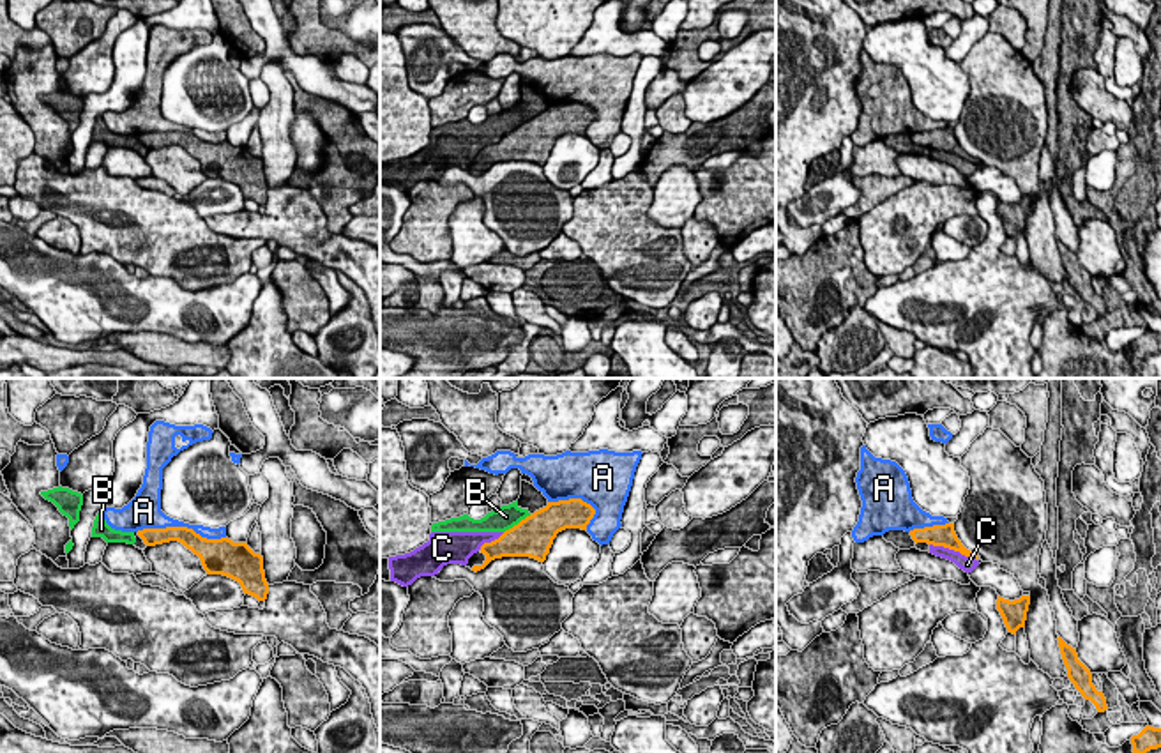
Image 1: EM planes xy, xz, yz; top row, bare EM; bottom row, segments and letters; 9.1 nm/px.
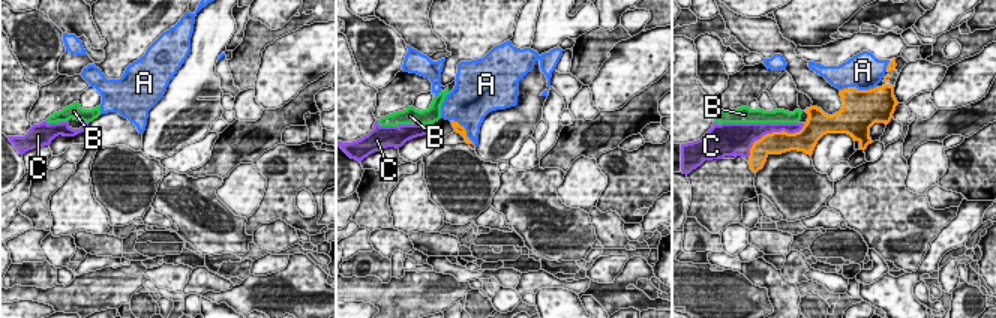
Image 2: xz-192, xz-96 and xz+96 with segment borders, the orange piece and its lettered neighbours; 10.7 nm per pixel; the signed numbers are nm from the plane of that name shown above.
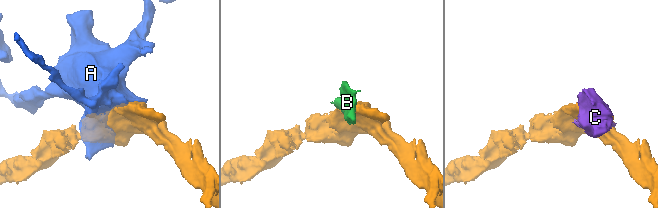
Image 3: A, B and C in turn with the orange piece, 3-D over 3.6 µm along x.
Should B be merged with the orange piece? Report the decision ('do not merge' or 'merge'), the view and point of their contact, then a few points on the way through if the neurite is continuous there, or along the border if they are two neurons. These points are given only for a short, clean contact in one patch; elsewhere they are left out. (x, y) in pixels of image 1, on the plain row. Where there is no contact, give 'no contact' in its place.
do not merge | xz (518, 128) | along xz (531, 119), (504, 136)

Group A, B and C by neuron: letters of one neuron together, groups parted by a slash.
A / B C

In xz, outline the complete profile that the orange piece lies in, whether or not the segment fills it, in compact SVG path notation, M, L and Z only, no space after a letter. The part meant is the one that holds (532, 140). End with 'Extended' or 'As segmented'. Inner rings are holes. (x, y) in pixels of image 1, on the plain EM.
M581 103L548 106L546 111L527 120L498 143L484 147L481 157L486 159L486 164L482 170L474 170L472 175L477 177L502 161L530 161L544 166L558 136L565 133L587 134L594 118L596 113Z. As segmented

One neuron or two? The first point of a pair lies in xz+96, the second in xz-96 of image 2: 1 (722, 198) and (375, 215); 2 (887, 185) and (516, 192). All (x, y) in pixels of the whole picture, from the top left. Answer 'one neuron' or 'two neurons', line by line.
1: one neuron
2: one neuron

